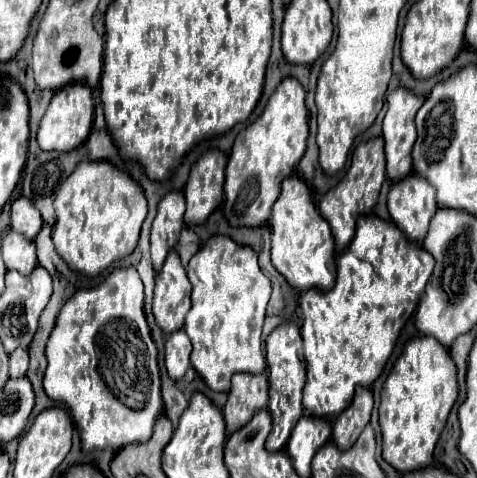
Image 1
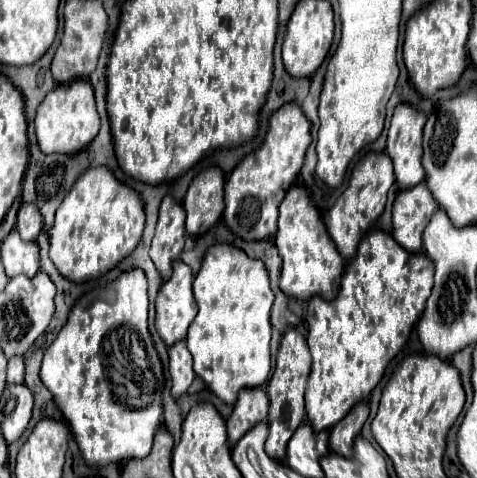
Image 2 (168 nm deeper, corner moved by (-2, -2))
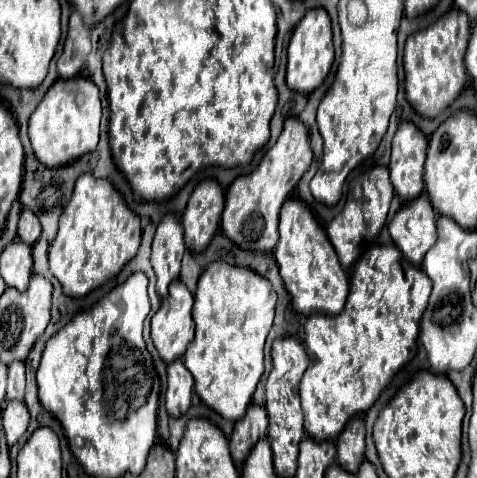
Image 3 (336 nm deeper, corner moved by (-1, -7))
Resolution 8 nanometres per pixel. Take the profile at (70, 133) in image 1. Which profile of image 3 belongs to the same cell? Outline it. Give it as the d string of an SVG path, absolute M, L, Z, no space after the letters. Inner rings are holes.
M83 76L73 80L59 78L29 118L29 138L37 160L55 168L65 166L87 152L93 152L99 142L99 118L101 102L97 86Z

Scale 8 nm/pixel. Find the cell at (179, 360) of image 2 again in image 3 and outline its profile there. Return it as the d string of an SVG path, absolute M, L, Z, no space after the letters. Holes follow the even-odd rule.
M177 358L167 366L169 374L169 388L167 388L167 412L169 416L181 416L187 412L191 404L191 392L193 392L193 376L185 368L183 360Z

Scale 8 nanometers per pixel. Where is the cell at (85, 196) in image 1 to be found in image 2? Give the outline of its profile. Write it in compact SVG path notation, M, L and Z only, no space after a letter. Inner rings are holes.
M94 167L78 177L78 181L72 185L72 189L68 191L62 205L56 211L56 223L50 229L50 259L62 277L74 283L82 283L108 273L124 257L128 257L136 249L142 231L144 231L144 203L140 195L132 187L120 183L106 167Z

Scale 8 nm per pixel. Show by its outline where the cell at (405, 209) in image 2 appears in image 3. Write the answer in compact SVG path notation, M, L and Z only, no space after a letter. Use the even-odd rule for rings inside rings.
M421 194L403 204L389 222L389 234L409 264L421 266L425 252L435 244L435 220L437 214L429 204L429 196Z

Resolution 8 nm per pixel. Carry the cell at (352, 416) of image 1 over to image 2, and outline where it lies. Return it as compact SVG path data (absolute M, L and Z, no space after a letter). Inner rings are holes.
M360 401L358 405L352 407L352 411L330 429L330 449L338 455L344 457L352 457L352 447L354 447L354 439L358 437L364 421L368 419L370 407L368 403Z

